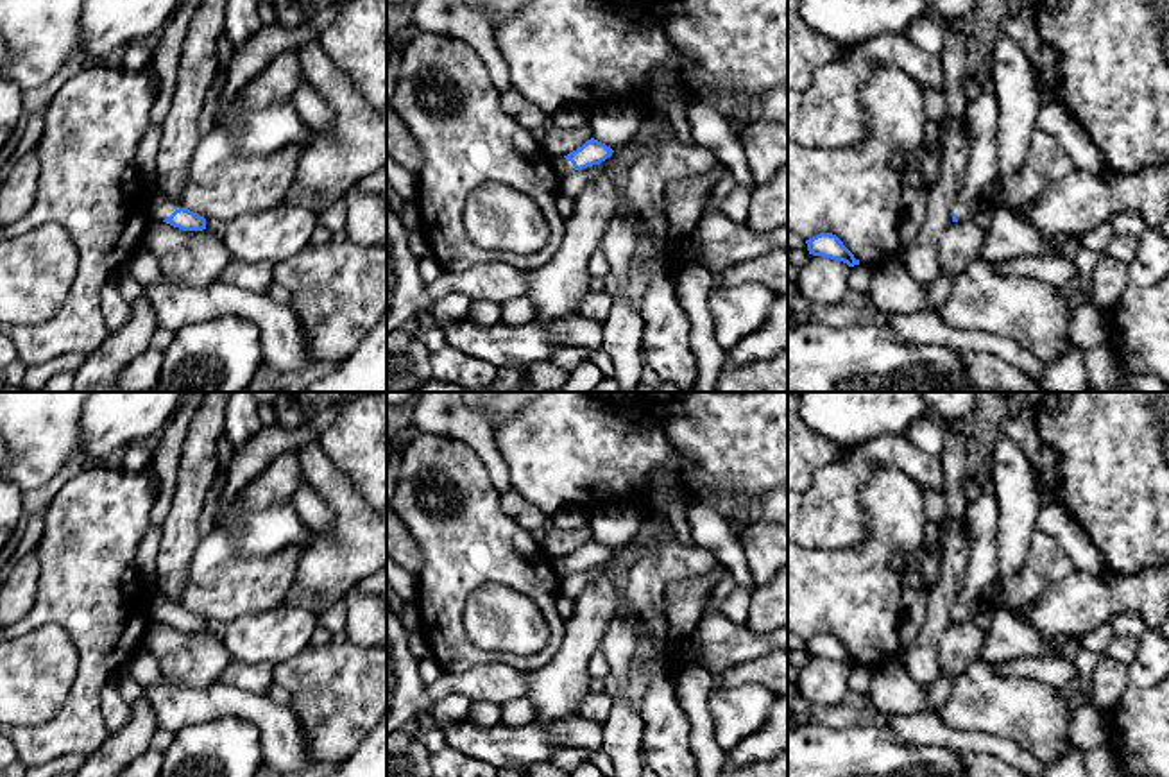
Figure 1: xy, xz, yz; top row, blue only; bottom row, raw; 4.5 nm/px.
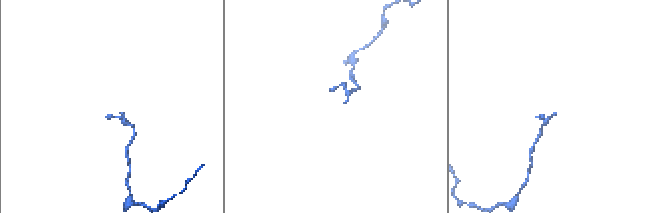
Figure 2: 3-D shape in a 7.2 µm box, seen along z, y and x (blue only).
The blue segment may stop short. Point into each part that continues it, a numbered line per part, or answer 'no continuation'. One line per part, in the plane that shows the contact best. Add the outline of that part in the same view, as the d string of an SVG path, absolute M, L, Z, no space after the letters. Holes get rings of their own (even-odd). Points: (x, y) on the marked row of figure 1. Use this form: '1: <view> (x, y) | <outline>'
1: xy (160, 206) | M156 184L150 186L150 217L152 220L165 220L170 217L179 206L172 204L166 197L161 195Z

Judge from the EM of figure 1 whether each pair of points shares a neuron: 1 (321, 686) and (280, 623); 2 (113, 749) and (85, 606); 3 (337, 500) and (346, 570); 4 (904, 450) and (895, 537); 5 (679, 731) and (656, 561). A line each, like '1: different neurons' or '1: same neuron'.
1: different neurons
2: different neurons
3: same neuron
4: different neurons
5: same neuron

